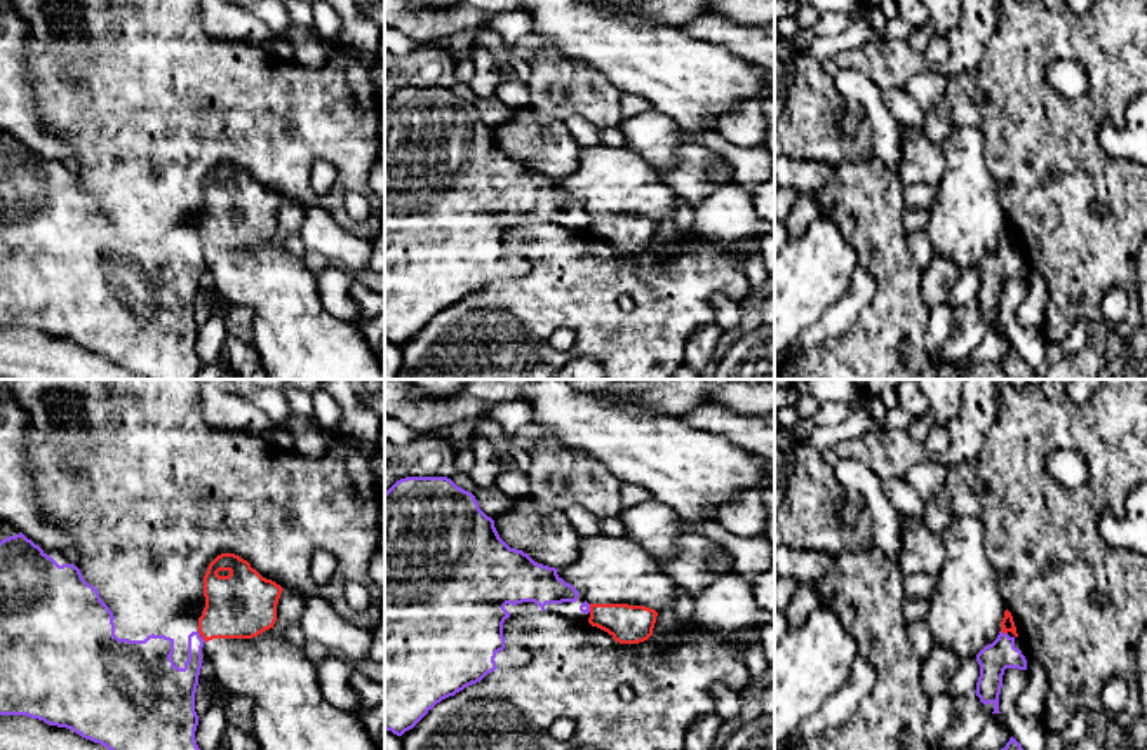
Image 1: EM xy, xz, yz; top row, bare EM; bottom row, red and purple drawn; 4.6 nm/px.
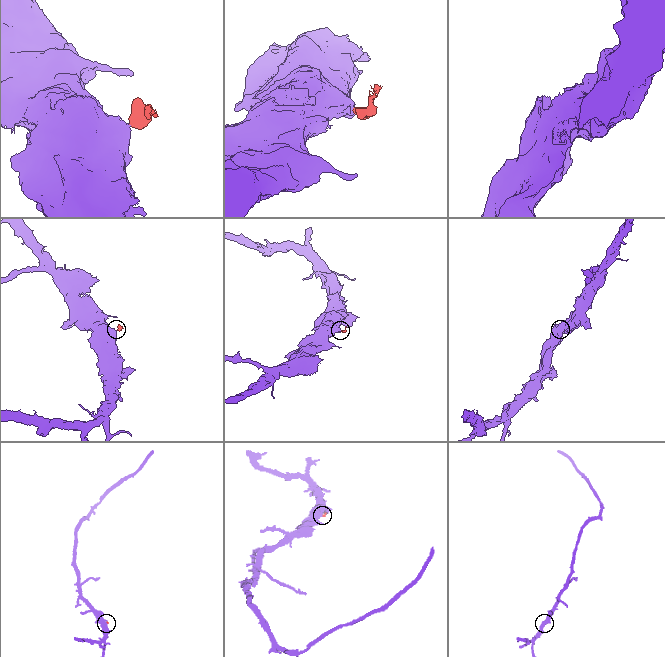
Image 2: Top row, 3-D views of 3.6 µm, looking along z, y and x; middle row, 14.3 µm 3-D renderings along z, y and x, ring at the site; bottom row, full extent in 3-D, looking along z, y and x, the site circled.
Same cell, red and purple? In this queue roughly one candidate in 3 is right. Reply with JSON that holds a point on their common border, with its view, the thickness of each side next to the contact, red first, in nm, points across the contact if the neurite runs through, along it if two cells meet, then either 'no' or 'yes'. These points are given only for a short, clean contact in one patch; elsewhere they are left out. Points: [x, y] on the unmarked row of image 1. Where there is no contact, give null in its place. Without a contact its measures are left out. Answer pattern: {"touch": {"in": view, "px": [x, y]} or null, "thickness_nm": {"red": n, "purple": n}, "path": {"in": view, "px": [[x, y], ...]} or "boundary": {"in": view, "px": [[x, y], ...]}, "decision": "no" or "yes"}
{"touch": {"in": "yz", "px": [1005, 242]}, "thickness_nm": {"red": 60, "purple": 140}, "boundary": {"in": "yz", "px": [[1001, 241], [1006, 244]]}, "decision": "no"}

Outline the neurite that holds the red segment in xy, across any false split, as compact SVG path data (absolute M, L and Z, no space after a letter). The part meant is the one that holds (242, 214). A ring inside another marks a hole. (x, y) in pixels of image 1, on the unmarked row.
M218 165L204 186L205 218L198 244L205 252L258 247L273 238L282 200L238 165Z

